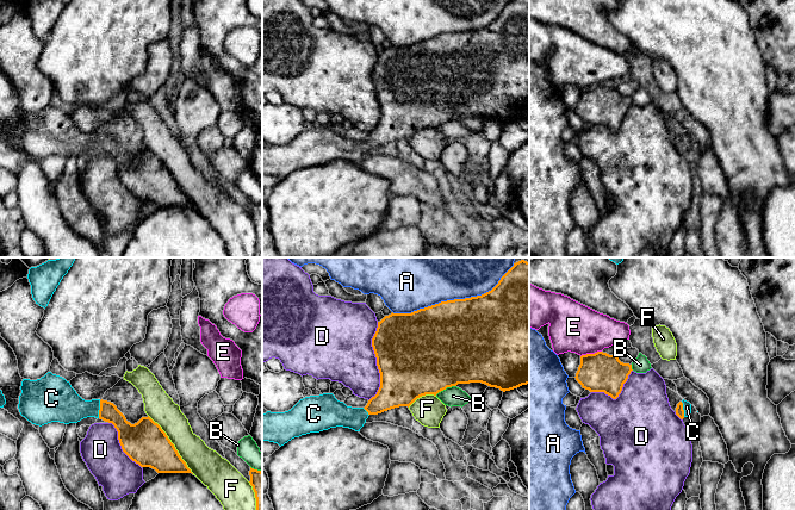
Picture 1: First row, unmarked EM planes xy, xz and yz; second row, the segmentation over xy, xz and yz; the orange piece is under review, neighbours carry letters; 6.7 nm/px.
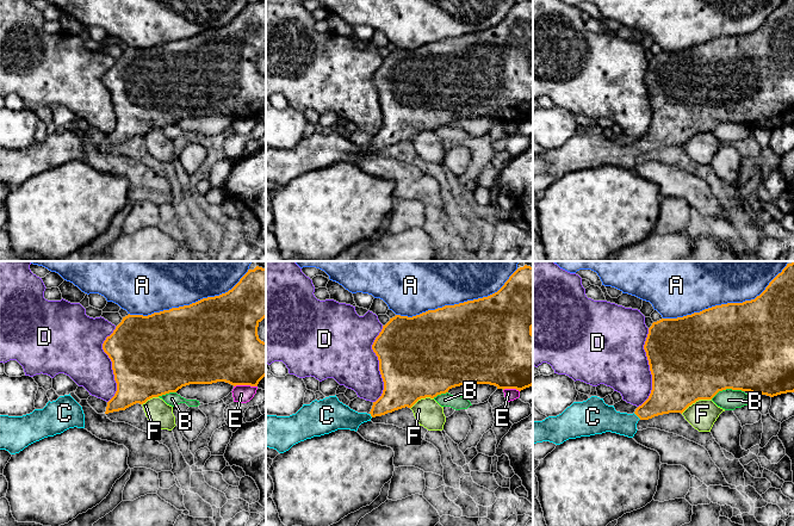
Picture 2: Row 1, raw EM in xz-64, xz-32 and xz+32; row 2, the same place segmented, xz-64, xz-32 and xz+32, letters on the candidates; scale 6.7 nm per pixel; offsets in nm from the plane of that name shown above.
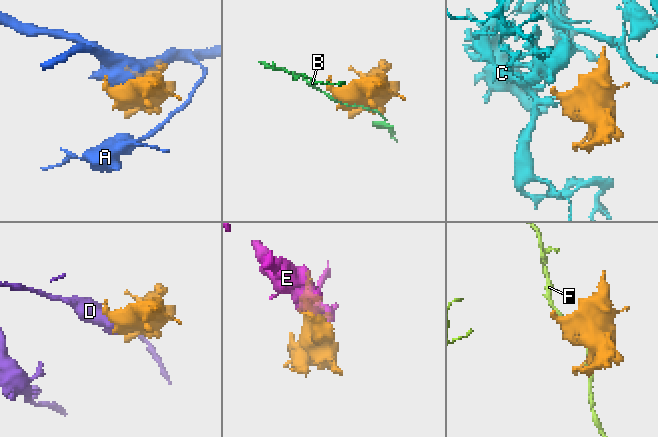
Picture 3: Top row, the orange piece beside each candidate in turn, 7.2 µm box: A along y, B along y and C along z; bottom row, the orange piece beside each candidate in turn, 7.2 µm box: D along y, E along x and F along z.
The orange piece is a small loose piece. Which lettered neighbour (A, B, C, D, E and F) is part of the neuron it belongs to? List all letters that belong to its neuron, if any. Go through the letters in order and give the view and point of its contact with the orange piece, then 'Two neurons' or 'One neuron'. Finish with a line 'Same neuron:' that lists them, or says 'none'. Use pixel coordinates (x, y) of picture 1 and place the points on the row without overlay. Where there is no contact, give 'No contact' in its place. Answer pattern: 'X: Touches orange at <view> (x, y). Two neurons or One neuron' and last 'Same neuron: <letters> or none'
A: Touches orange at xz (452, 33). Two neurons
B: Touches orange at xz (445, 122). Two neurons
C: Touches orange at xy (100, 142). One neuron
D: Touches orange at xz (377, 94). Two neurons
E: Touches orange at yz (590, 87). Two neurons
F: Touches orange at xy (173, 178). Two neurons
Same neuron: C

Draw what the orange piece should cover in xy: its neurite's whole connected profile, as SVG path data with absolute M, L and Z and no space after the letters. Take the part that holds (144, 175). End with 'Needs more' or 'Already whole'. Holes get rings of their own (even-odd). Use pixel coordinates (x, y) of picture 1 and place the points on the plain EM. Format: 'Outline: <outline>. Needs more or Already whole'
Outline: M51 105L37 113L23 112L20 123L19 145L32 157L39 160L51 155L69 157L87 150L100 151L114 158L123 185L141 200L150 200L157 206L192 206L166 166L149 149L131 157L113 136L103 132L85 133L69 114Z. Needs more

